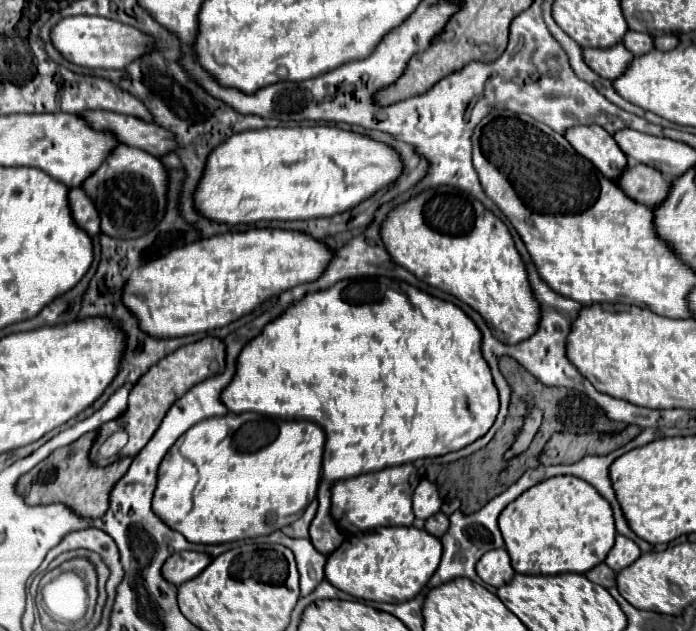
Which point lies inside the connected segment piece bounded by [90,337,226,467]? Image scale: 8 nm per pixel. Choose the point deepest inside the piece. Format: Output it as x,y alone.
171,377

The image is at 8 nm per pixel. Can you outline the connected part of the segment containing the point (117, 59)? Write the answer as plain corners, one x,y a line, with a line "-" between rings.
90,15
64,17
50,29
50,39
66,61
88,69
124,69
128,61
134,61
140,53
144,53
144,41
148,41
144,33
132,29
130,25

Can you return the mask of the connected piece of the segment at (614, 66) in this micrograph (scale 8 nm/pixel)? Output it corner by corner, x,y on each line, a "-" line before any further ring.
622,43
608,49
582,49
582,55
594,73
610,81
620,77
634,57
632,53
628,53
628,49
624,49

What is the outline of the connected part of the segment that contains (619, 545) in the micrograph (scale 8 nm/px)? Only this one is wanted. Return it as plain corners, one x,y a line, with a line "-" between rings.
616,535
616,543
606,557
606,565
618,573
624,567
632,565
640,555
642,555
642,551
632,539
628,539
624,535

